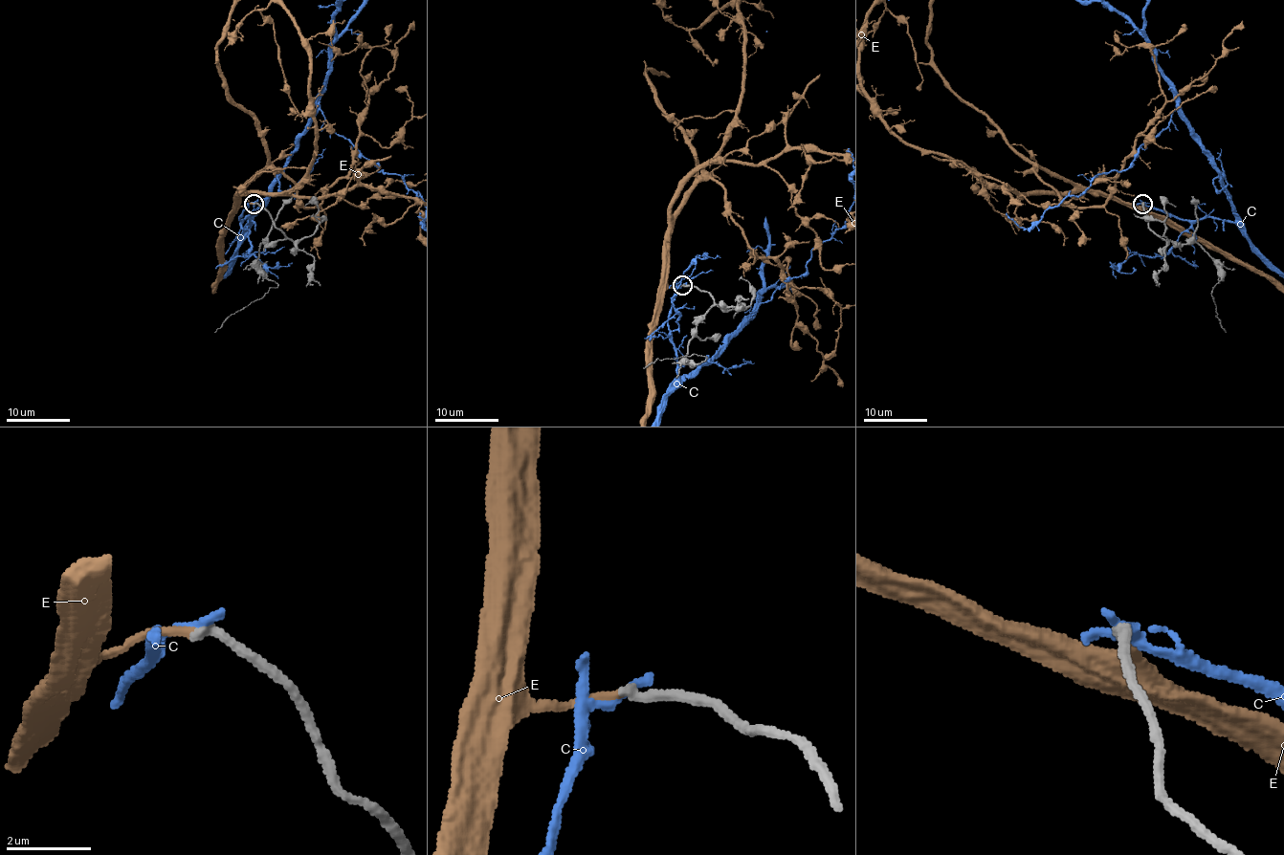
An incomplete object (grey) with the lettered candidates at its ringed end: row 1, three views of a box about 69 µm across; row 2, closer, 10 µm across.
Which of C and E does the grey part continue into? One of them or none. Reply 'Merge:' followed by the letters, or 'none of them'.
Merge: E

